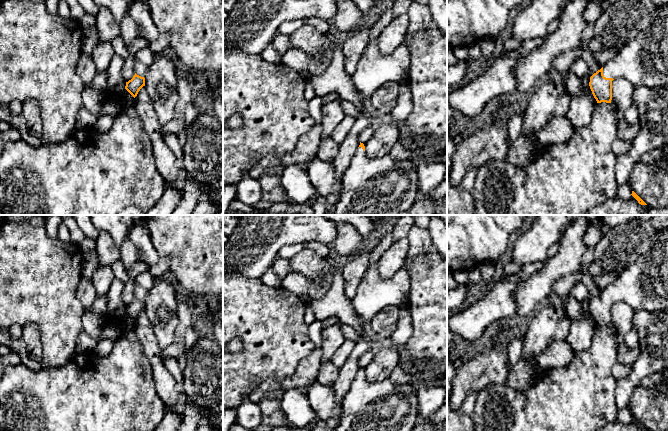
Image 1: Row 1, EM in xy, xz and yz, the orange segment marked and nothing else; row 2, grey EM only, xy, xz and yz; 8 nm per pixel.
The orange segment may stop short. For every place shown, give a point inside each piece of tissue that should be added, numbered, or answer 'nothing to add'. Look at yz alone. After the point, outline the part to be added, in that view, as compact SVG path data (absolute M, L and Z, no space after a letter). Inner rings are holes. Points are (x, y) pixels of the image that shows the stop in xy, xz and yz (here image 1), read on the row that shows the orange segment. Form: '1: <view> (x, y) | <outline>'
1: yz (643, 61) | M668 4L657 7L652 23L623 45L615 58L604 64L603 75L606 78L623 78L634 86L650 89L668 86Z

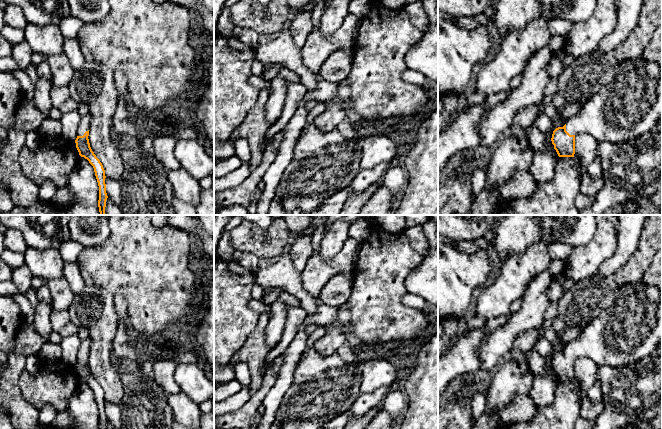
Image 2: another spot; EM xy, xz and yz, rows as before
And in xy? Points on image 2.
1: xy (84, 124) | M89 114L82 117L78 128L78 136L83 136L89 130L90 120L91 116Z

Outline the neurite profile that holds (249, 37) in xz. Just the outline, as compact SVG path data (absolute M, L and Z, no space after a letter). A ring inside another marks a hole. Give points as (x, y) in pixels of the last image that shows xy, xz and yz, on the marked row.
M234 27L233 37L244 43L245 45L255 48L258 44L260 34L254 30L244 27Z

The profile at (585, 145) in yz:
M579 133L575 136L575 154L580 178L587 173L587 167L594 161L597 156L598 141L587 133Z

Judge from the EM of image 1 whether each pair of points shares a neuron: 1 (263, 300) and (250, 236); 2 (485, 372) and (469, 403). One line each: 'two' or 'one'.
1: two
2: two

